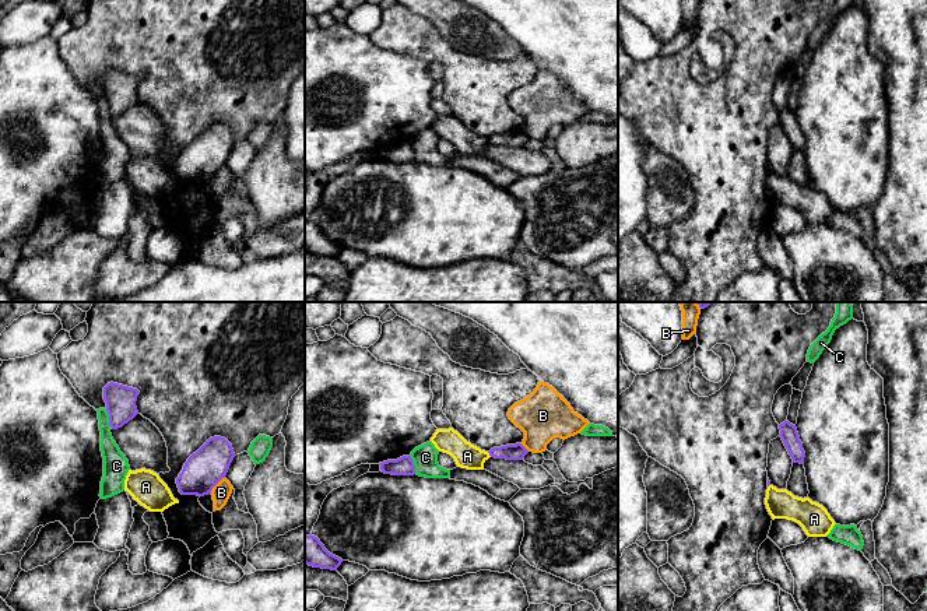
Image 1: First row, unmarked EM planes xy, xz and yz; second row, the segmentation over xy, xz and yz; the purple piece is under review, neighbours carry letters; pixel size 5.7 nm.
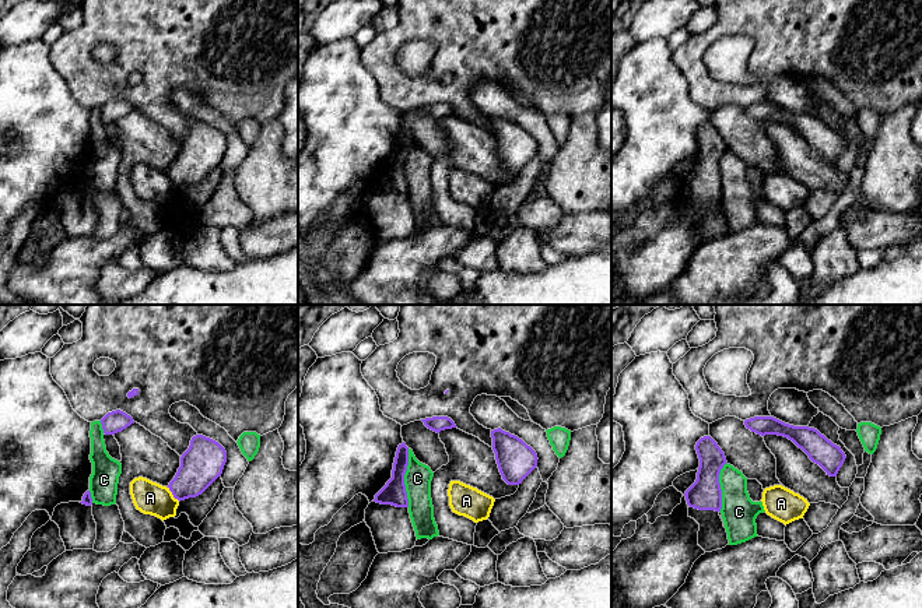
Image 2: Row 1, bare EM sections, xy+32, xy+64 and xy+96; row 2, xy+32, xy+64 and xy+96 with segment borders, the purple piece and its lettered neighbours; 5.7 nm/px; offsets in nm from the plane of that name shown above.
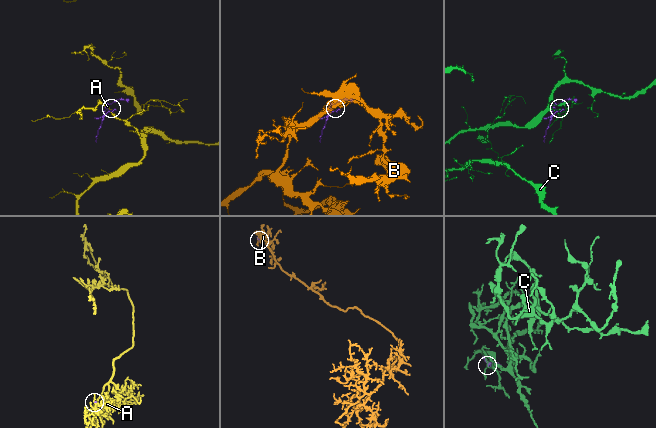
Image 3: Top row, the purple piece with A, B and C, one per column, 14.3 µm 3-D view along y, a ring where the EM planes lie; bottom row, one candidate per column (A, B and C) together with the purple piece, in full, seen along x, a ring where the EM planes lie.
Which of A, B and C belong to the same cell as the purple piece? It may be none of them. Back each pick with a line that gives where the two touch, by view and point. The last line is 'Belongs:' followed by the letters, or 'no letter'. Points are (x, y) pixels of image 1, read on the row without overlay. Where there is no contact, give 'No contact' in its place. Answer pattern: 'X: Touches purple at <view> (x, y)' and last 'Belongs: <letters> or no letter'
Belongs: no letter

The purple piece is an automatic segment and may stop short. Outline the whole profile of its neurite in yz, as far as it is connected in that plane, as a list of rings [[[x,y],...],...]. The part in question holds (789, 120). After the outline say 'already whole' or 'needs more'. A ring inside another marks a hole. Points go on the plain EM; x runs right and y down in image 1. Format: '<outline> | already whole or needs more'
[[[784,108],[779,112],[779,116],[779,123],[782,124],[789,141],[791,143],[793,150],[804,151],[805,138],[803,136],[803,130],[800,127],[796,112]]] | already whole

